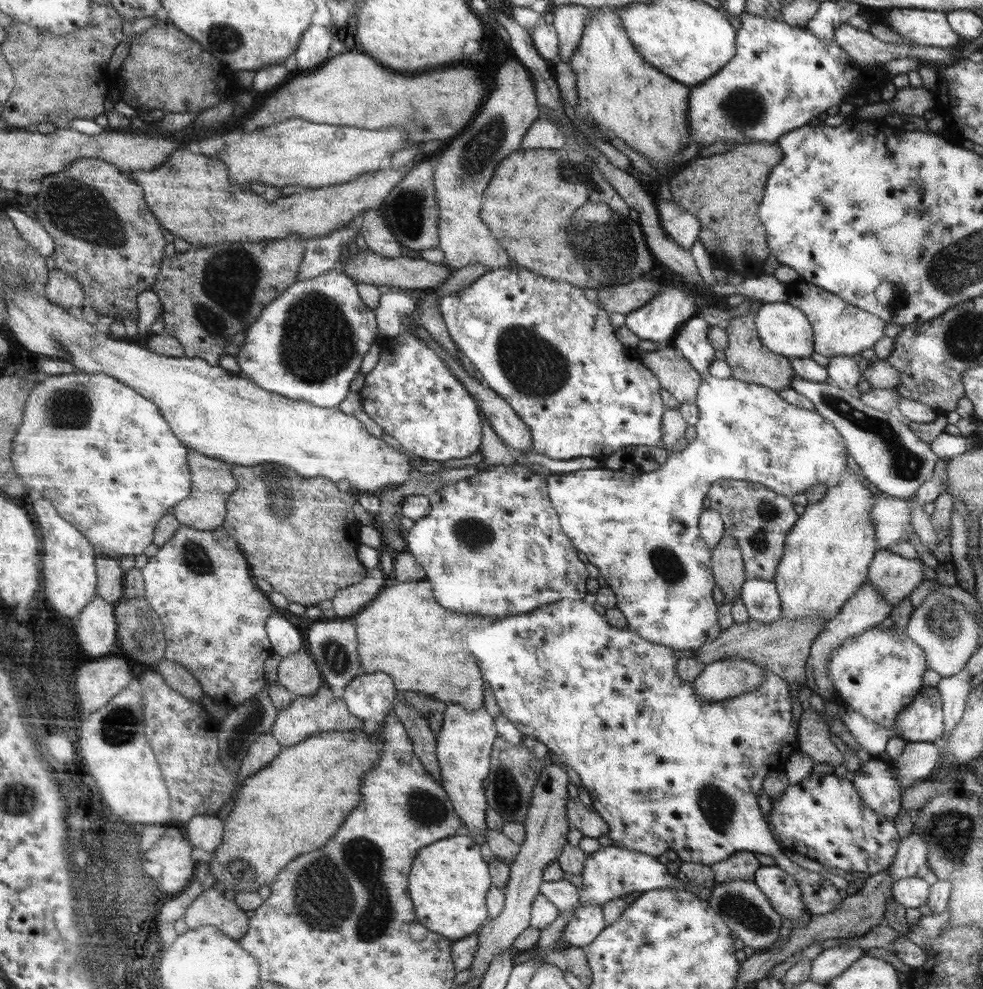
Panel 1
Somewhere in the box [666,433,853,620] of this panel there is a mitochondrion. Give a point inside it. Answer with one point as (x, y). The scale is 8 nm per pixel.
(766, 510)

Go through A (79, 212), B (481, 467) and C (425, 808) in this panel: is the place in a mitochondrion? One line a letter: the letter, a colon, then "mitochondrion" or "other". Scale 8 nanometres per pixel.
A: mitochondrion
B: other
C: mitochondrion

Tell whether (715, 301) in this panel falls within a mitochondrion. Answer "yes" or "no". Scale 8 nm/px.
no

